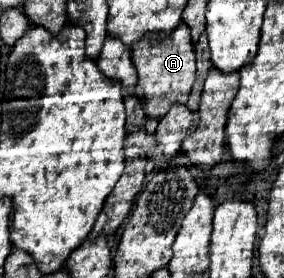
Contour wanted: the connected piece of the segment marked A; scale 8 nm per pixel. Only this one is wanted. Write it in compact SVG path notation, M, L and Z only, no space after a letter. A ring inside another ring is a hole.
M183 22L167 38L153 42L155 36L157 34L145 34L141 40L137 40L131 46L131 58L139 72L135 94L141 98L145 114L161 118L169 112L171 104L187 102L187 96L195 82L195 46L191 40L191 30Z

